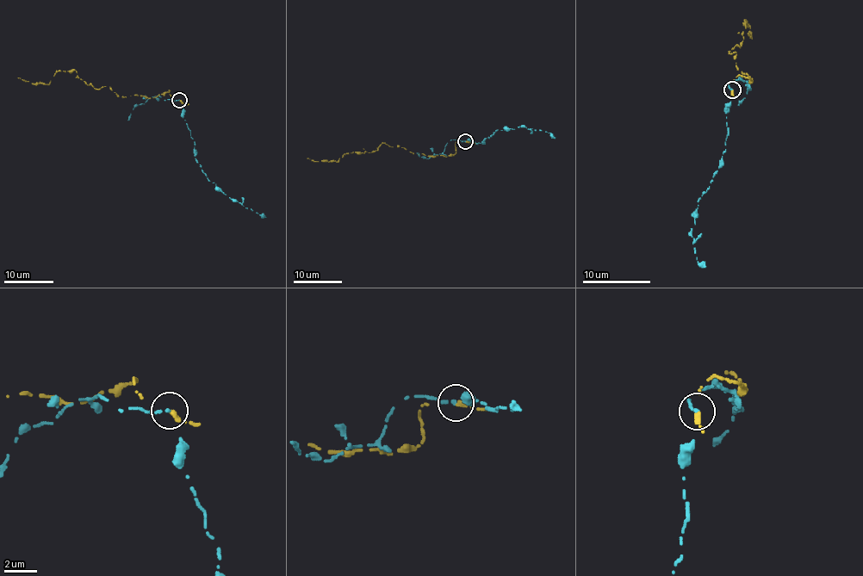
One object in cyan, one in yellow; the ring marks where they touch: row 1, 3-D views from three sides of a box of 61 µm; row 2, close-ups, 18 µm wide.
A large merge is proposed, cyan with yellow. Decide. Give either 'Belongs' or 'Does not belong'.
Does not belong

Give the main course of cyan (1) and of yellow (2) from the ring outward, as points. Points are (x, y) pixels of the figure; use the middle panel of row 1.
1: (466, 141), (482, 143), (498, 129), (515, 129), (519, 126), (547, 132), (555, 138)
2: (466, 141), (456, 142), (456, 152), (446, 157), (383, 143), (337, 162), (307, 158)

